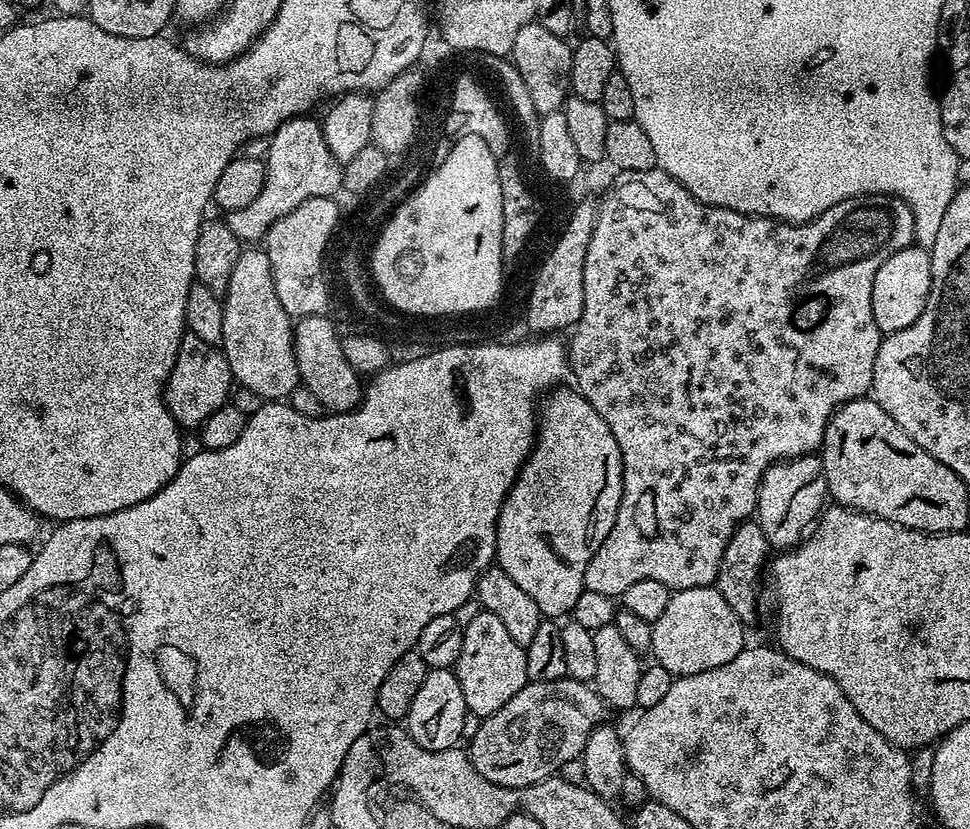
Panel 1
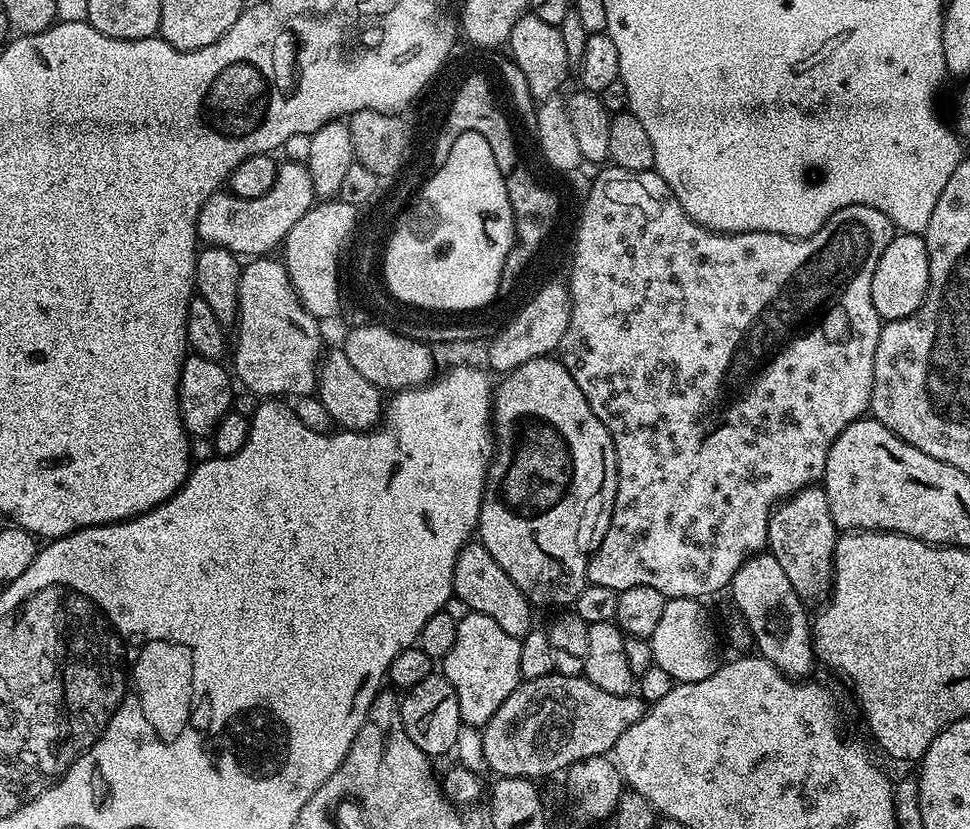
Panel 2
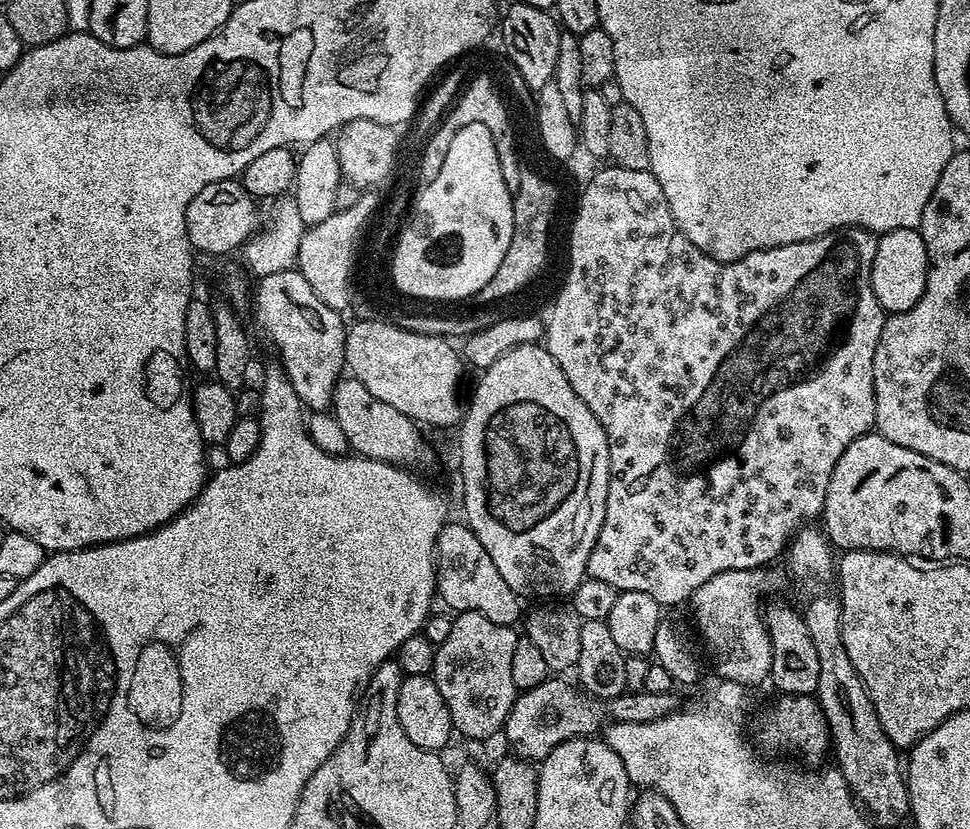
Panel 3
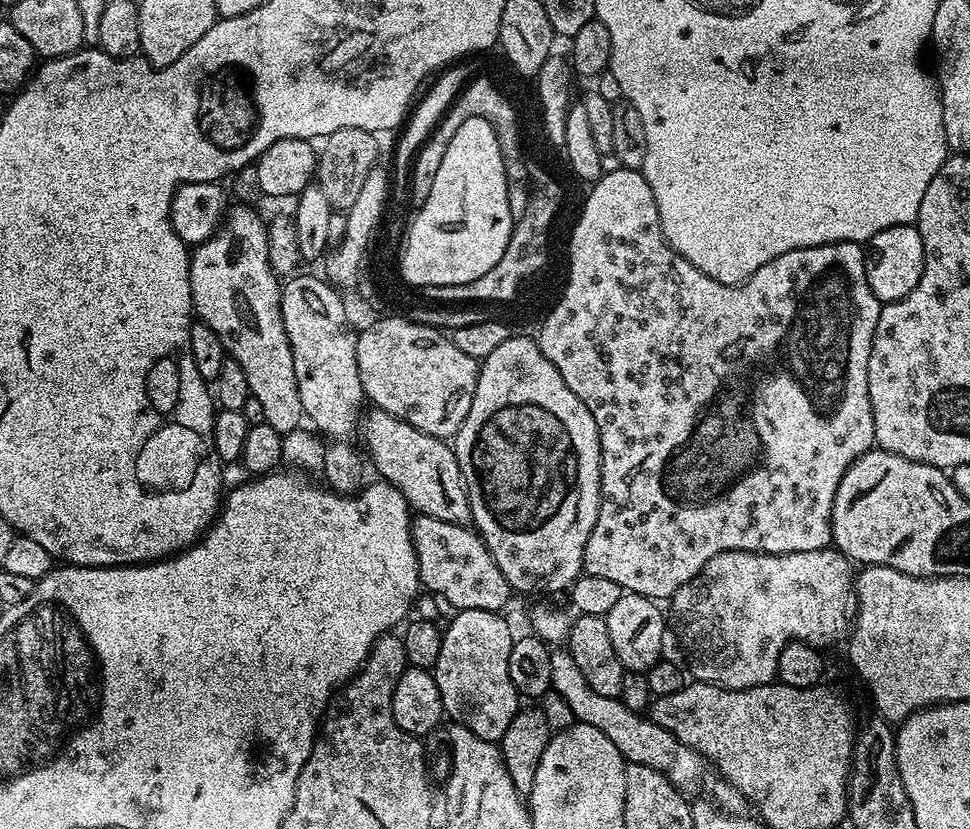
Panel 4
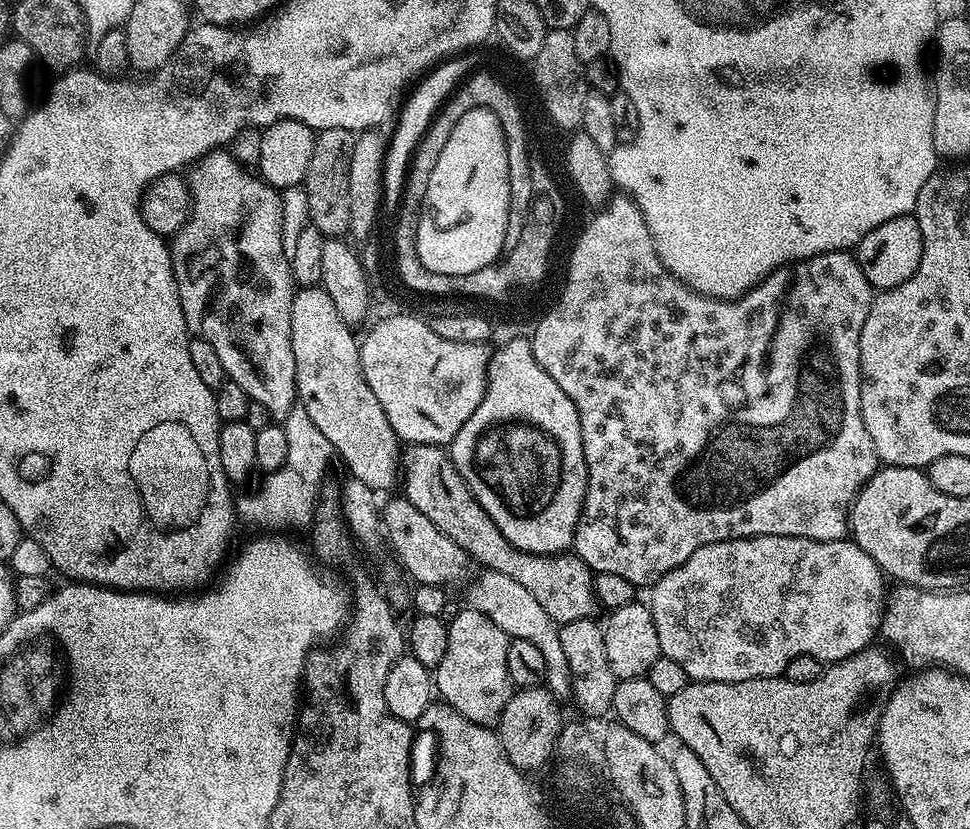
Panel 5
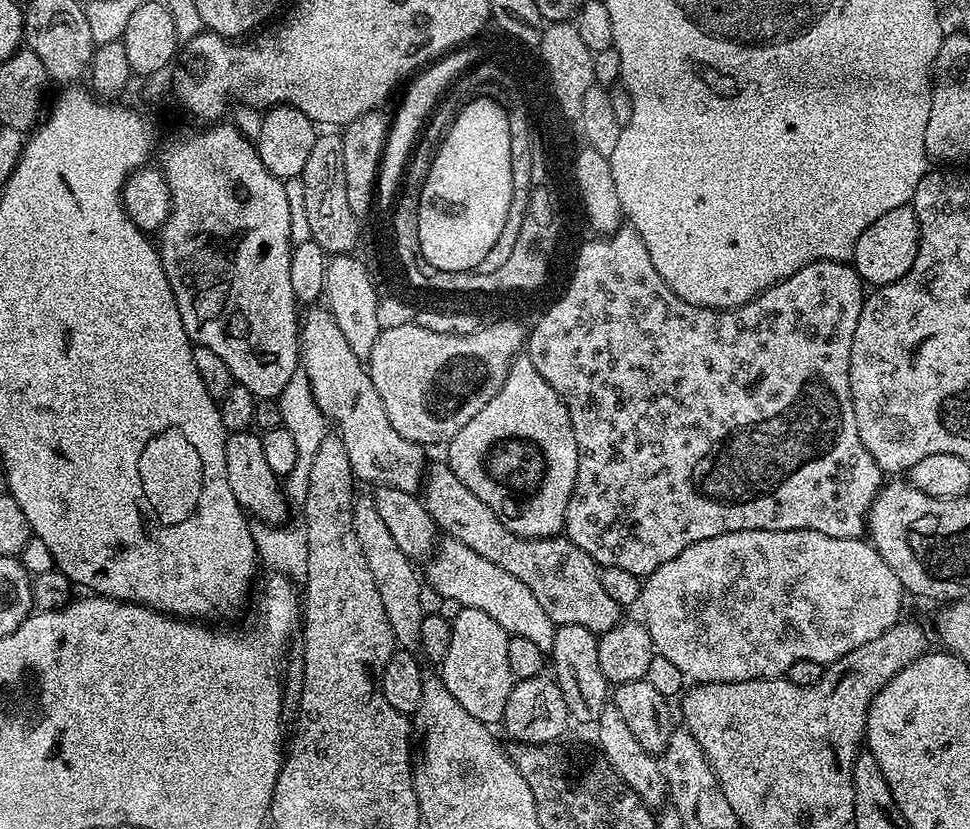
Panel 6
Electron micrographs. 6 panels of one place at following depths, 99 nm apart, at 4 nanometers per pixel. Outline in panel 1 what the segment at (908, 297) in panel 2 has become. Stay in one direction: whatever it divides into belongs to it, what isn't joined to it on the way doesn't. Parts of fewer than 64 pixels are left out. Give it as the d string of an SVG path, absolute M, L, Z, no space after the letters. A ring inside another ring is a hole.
M919 246L903 248L890 254L886 262L878 266L878 274L874 274L870 310L874 310L874 322L880 333L906 330L906 326L918 322L918 314L922 314L926 298L930 294L931 281L932 253L927 248Z

